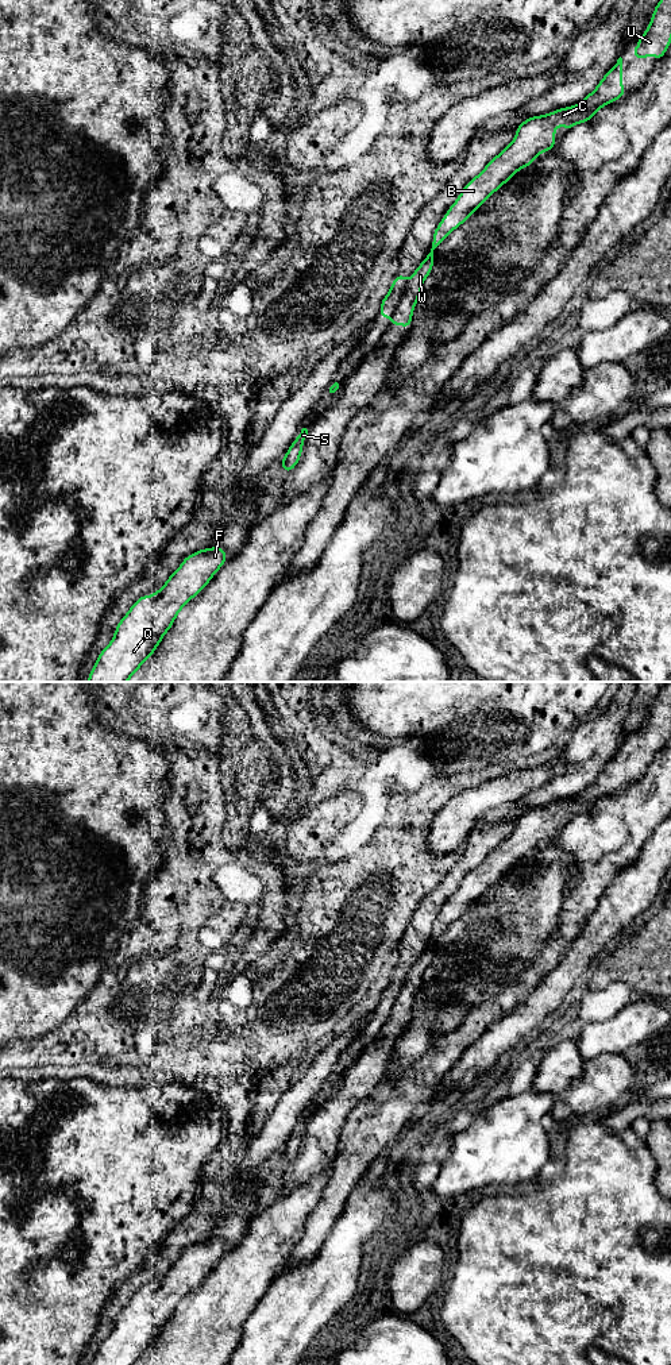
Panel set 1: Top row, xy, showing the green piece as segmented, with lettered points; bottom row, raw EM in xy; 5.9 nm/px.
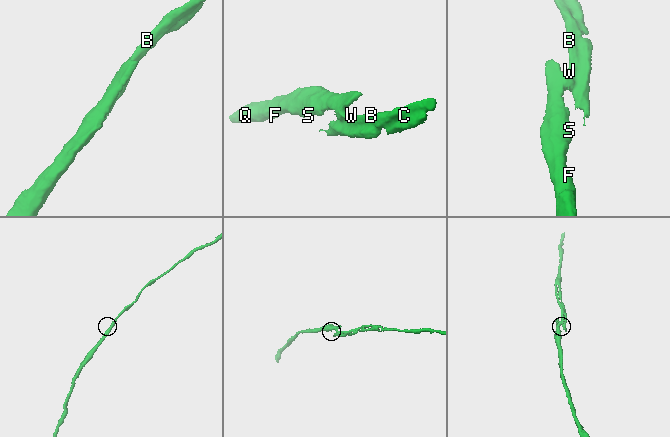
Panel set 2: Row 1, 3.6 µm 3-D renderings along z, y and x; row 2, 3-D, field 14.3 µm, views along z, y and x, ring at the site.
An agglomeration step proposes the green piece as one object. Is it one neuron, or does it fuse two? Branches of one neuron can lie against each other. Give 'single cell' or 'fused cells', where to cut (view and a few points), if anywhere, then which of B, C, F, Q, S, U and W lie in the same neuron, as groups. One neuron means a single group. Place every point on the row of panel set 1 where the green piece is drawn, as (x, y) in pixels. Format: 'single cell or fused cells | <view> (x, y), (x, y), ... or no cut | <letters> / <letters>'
fused cells | xy (408, 280), (390, 317) | B C U W / F Q S

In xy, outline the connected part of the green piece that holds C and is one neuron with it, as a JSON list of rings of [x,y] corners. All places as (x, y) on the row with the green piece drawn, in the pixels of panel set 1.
[[[622,58],[603,76],[597,88],[579,104],[559,108],[551,113],[528,117],[517,127],[513,142],[494,157],[486,167],[474,177],[450,207],[443,220],[433,232],[433,242],[427,258],[408,279],[398,301],[392,324],[405,325],[412,323],[414,305],[421,294],[421,286],[433,266],[433,252],[437,246],[462,223],[464,223],[490,194],[508,182],[514,173],[529,166],[541,153],[555,147],[555,130],[560,124],[566,130],[578,123],[589,122],[603,105],[616,101],[626,92],[622,88]]]

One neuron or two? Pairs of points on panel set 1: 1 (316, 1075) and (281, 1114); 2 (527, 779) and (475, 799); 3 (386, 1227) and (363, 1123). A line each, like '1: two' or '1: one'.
1: one
2: one
3: two

